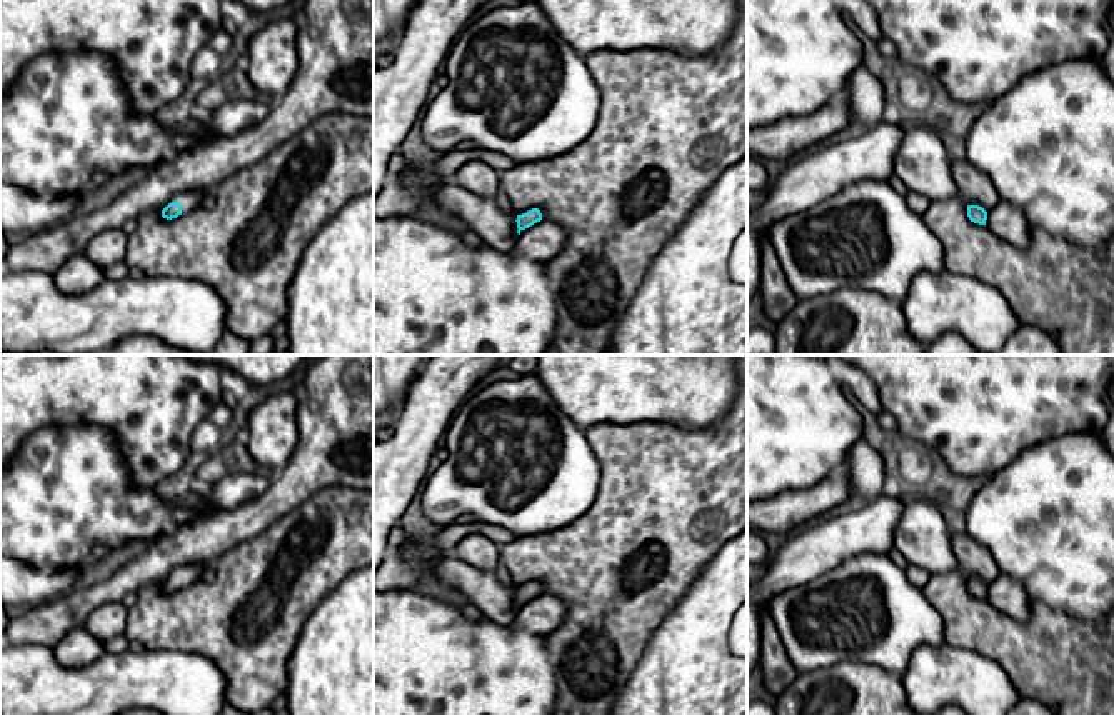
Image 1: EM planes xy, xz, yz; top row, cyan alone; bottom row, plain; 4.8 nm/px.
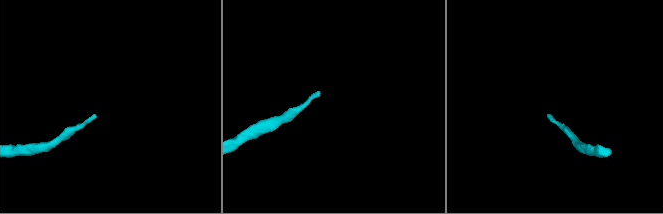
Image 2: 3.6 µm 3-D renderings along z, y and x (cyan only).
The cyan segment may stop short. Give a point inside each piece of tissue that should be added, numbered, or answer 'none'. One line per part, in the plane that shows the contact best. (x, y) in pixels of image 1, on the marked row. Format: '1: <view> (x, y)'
1: xy (189, 200)

